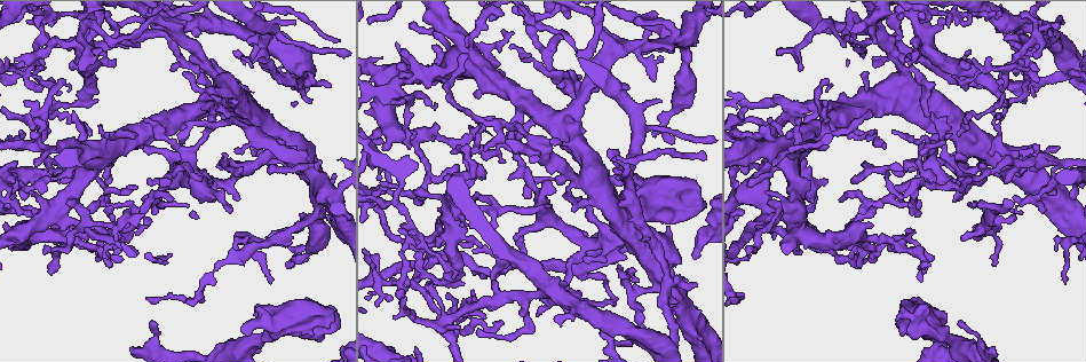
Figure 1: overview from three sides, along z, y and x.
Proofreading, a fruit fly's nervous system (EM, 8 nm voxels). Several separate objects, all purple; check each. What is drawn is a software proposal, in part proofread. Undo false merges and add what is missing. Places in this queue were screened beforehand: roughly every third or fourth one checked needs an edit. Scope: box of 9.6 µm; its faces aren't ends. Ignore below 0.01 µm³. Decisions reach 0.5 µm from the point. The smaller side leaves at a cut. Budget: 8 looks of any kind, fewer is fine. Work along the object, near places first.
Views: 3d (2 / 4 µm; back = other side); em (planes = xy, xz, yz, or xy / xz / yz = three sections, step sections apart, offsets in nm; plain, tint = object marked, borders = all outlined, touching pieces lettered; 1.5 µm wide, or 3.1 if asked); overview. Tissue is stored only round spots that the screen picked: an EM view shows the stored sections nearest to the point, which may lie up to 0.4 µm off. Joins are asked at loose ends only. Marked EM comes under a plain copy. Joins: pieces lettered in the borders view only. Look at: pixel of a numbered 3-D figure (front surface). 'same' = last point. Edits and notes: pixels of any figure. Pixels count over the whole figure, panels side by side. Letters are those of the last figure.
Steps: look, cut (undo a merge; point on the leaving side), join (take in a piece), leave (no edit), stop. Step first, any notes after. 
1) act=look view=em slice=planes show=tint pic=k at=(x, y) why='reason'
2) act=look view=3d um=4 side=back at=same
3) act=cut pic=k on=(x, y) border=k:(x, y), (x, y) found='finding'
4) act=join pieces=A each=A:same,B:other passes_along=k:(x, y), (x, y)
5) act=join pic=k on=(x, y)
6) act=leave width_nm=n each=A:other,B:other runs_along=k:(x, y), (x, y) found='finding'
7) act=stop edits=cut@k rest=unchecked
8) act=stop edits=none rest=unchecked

act=look view=3d um=2 side=back pic=1 at=(150, 225) why='tapers out'

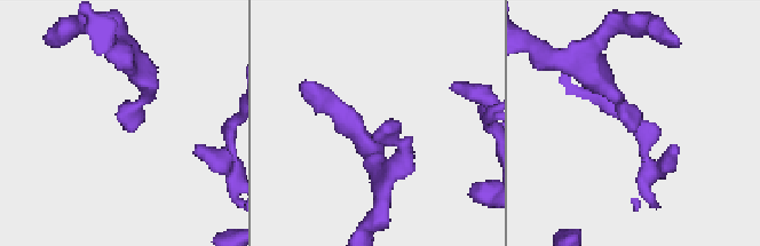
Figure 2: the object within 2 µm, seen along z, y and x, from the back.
act=look view=em slice=planes show=borders pic=2 at=(383, 123)

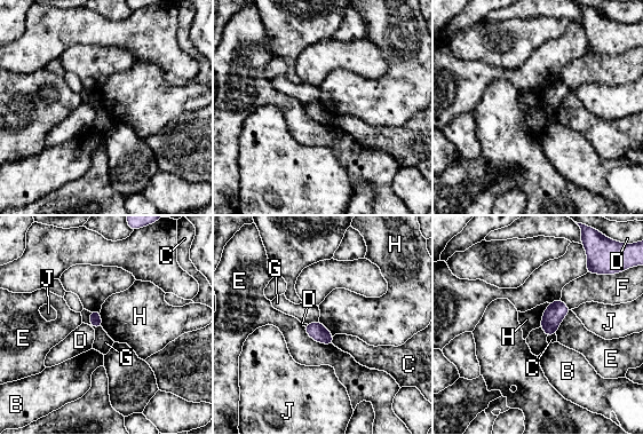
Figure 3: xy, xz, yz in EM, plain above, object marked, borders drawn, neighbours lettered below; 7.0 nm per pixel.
act=leave width_nm=90 each=B:other,C:other,D:other,E:other,F:other,G:other,H:other,J:other border=3:(549, 303), (542, 315), (540, 326) found='no lettered piece goes on from it'

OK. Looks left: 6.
act=look view=em slice=planes show=borders pic=1 at=(135, 348) why='branch stops here'

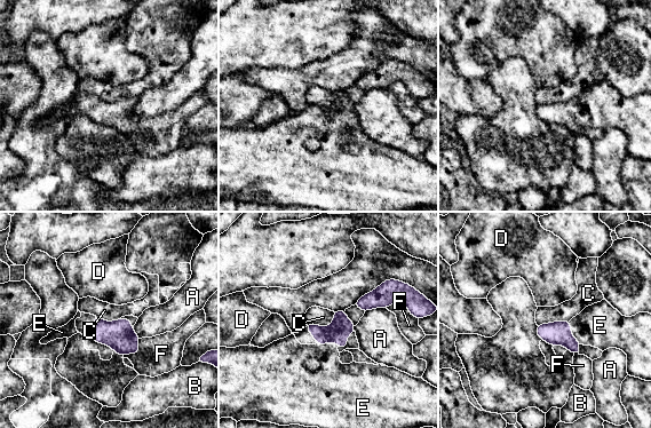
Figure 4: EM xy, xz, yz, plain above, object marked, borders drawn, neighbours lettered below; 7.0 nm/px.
act=join pieces=E each=A:other,B:other,C:other,D:other,E:same,F:other found='the neuron continues'

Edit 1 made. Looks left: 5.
act=look view=3d um=2 pic=1 at=(872, 113) why='thin end'

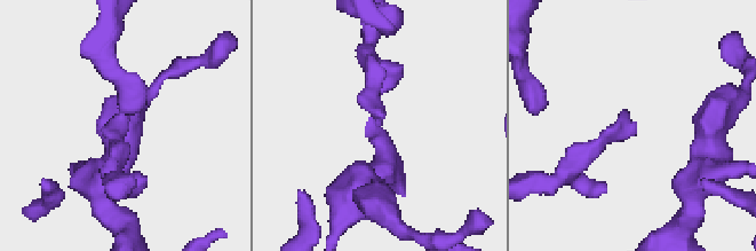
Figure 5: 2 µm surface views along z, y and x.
act=look view=em slice=xz step=8 show=borders pic=5 at=(128, 128)

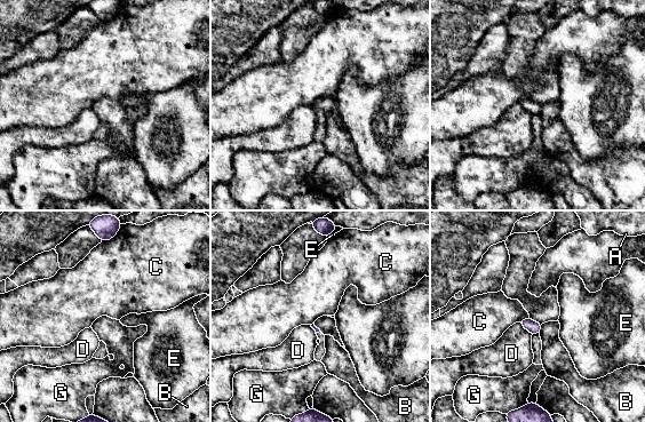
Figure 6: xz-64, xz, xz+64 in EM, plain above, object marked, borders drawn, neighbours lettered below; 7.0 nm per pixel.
act=leave each=A:other,B:other,C:other,D:other,E:other,G:other found='no lettered piece goes on from it'

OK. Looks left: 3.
act=stop edits=join@4 rest=unchecked

